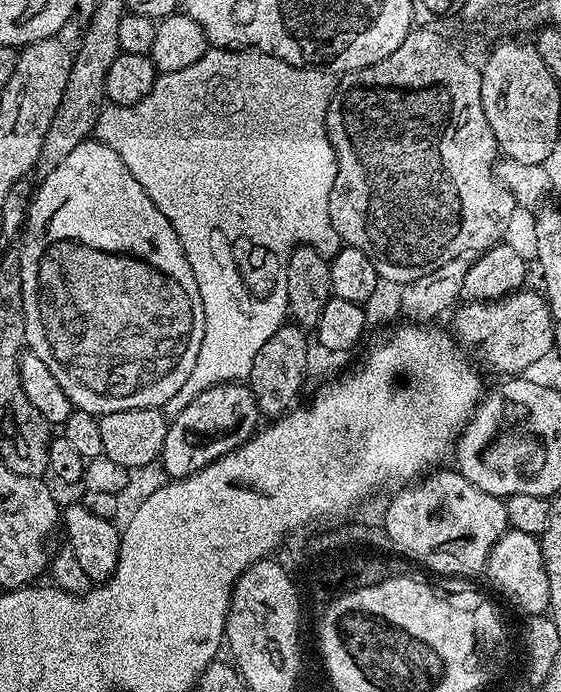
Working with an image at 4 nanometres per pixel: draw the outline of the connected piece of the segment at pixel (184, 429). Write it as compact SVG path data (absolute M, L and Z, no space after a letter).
M247 383L219 384L210 390L202 390L182 414L171 417L166 442L162 442L159 467L164 467L165 477L173 480L194 474L246 443L257 431L261 420L256 395Z

